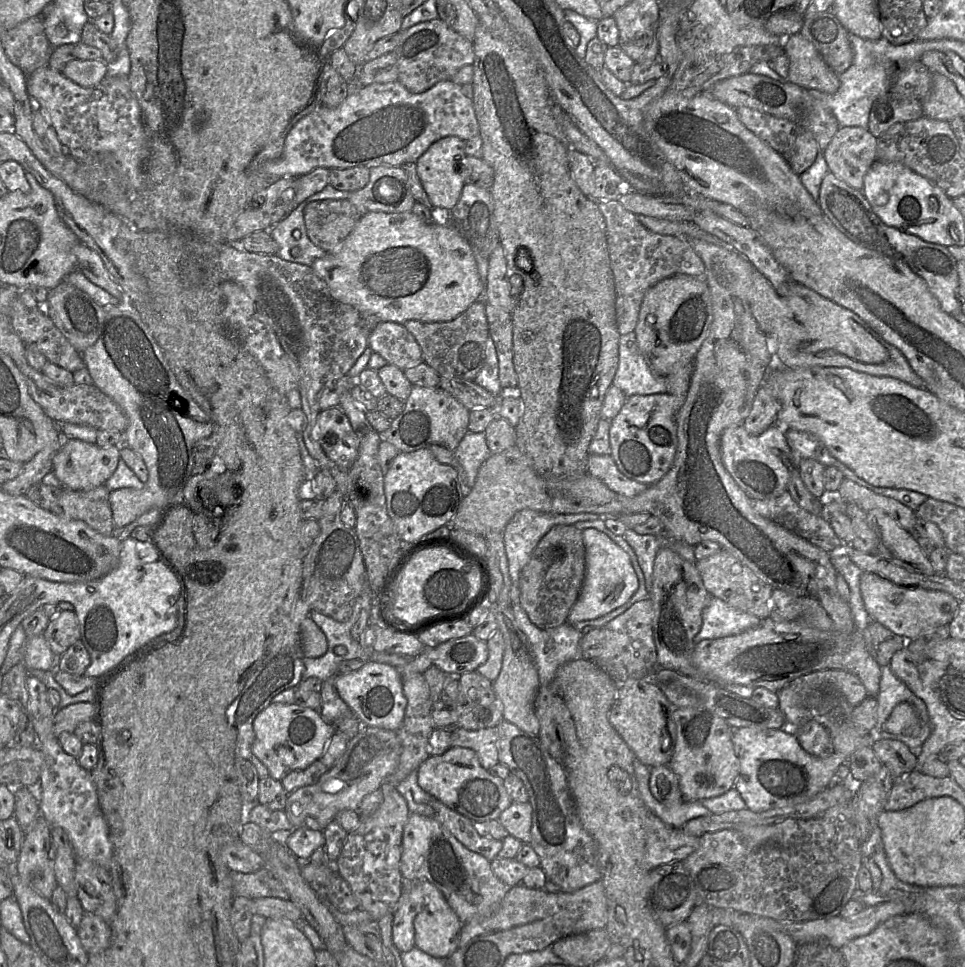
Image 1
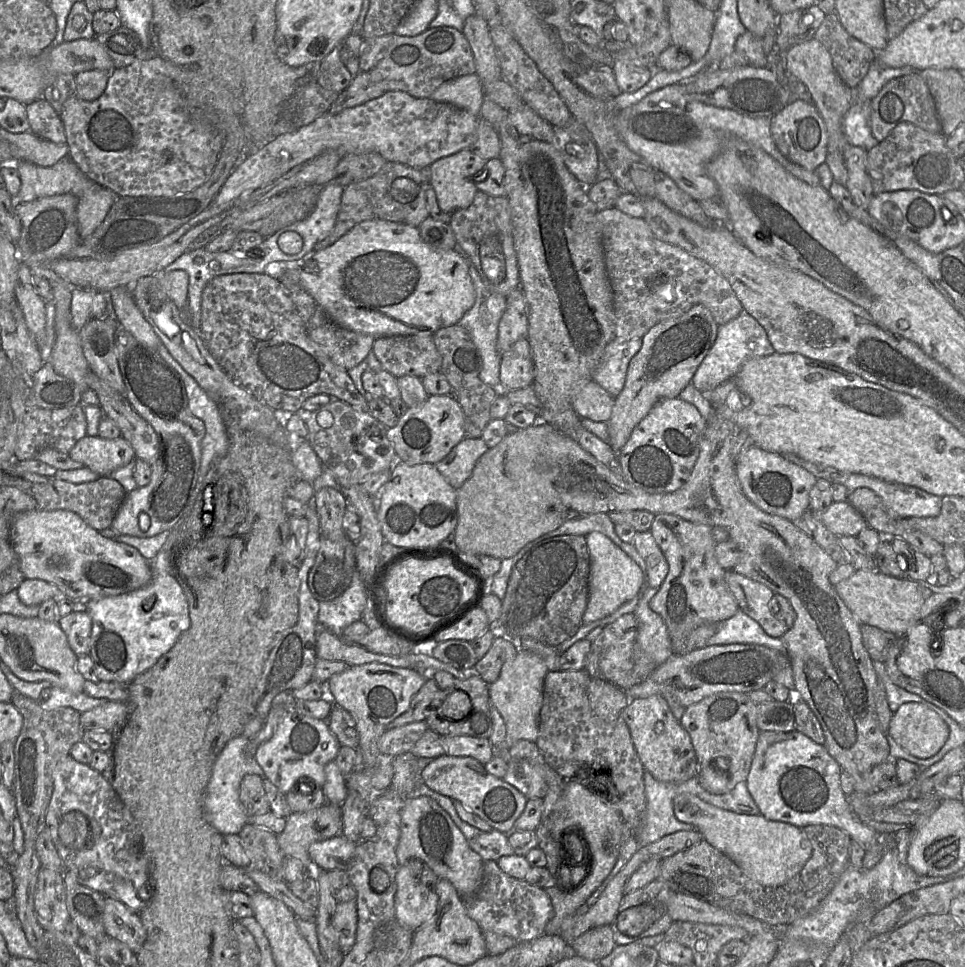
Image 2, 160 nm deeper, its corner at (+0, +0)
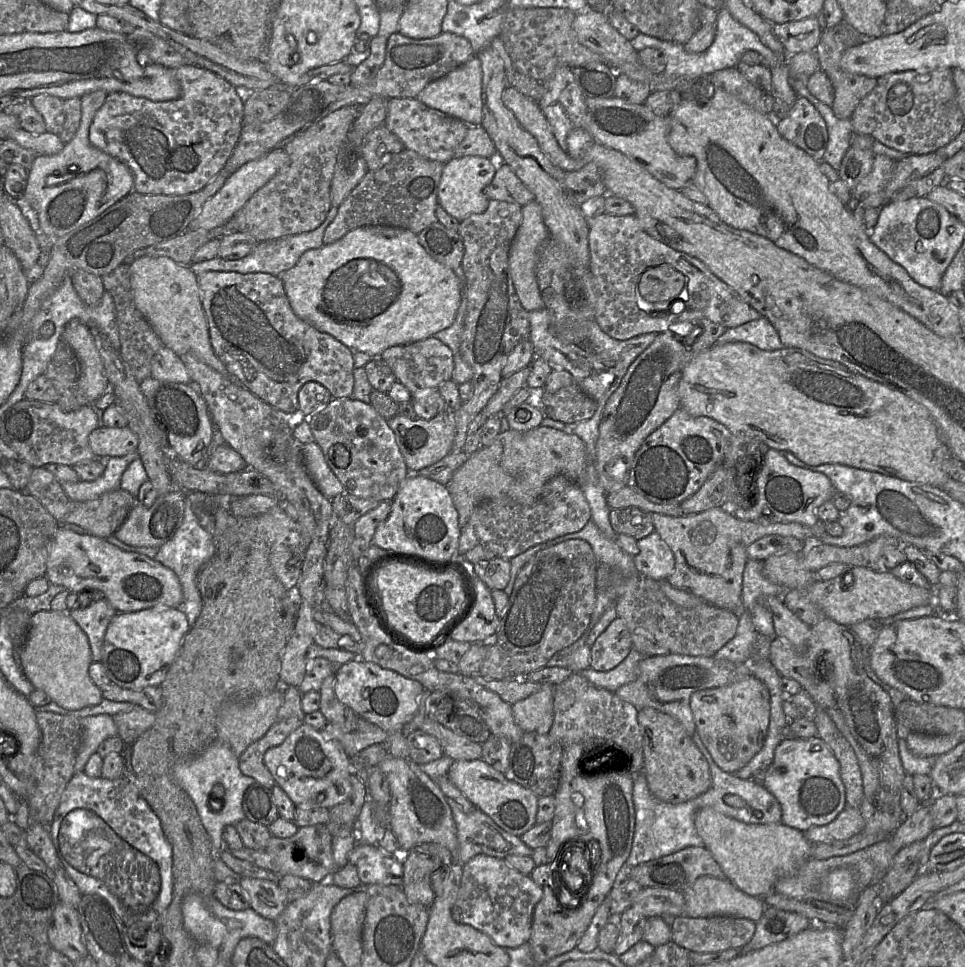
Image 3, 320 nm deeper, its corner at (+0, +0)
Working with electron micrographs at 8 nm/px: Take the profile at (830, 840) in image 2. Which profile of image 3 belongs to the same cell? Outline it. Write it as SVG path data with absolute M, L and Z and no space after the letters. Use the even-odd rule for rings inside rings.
M705 846L687 847L670 855L634 866L630 870L630 878L638 882L643 888L666 888L680 892L691 887L701 876L727 879L723 870Z

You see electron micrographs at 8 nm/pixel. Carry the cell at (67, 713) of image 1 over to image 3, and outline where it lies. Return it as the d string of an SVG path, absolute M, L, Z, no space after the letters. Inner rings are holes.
M135 706L131 711L111 715L118 728L118 736L127 744L132 744L149 730L156 719L155 712Z

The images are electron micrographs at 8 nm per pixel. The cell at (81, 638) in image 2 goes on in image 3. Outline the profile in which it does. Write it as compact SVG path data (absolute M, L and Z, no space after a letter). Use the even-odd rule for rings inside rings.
M101 599L88 607L69 611L73 620L88 637L93 662L100 662L107 627L118 612L106 600Z

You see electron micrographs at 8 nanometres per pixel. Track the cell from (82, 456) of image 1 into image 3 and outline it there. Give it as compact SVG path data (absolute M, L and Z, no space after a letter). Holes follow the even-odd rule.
M127 426L100 427L89 435L89 446L98 459L107 460L111 457L121 457L136 452L138 437Z

